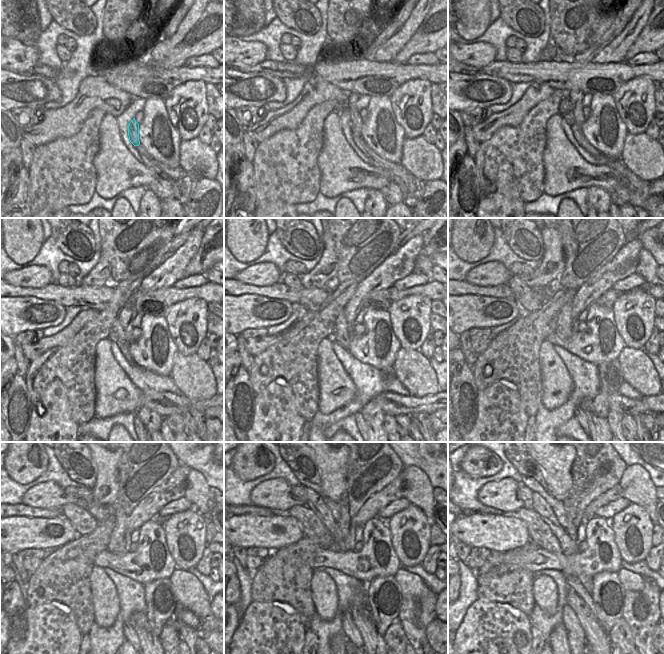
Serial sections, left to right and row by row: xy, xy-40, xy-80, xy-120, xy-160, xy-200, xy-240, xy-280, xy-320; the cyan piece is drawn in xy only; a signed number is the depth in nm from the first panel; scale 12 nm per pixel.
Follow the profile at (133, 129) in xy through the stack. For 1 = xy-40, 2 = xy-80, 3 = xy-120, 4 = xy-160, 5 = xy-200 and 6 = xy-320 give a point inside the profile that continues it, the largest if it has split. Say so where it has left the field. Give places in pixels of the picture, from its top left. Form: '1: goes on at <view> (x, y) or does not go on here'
1: goes on at xy-40 (356, 123)
2: goes on at xy-80 (575, 96)
3: goes on at xy-120 (127, 313)
4: goes on at xy-160 (400, 263)
5: goes on at xy-200 (623, 264)
6: goes on at xy-320 (616, 492)

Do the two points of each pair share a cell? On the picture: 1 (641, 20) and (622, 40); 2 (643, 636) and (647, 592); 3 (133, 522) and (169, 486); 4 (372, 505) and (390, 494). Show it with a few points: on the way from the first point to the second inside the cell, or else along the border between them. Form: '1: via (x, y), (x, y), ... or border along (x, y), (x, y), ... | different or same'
1: via (636, 26), (628, 36) | same
2: via (642, 625), (642, 606), (645, 603) | same
3: via (142, 513), (160, 495) | same
4: via (376, 502), (386, 495) | same

